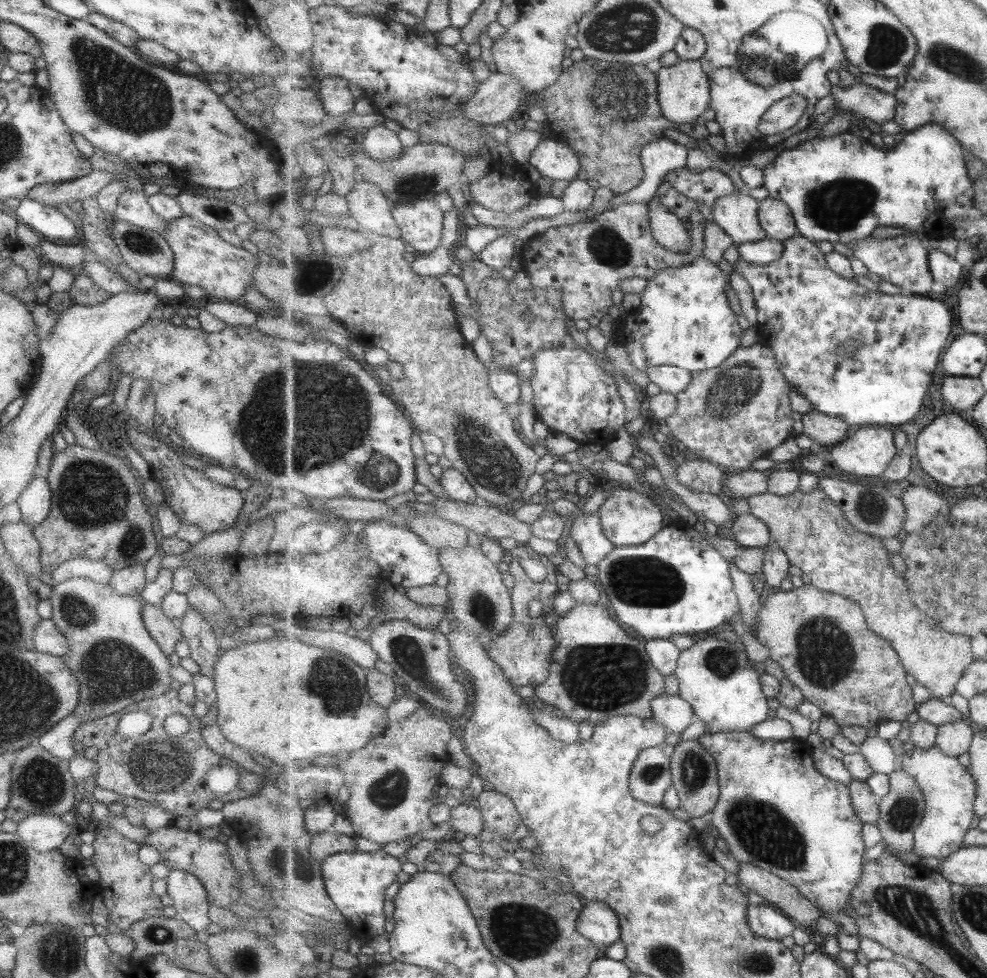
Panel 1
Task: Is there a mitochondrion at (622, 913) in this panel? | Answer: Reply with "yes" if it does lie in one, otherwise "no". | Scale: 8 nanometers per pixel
no

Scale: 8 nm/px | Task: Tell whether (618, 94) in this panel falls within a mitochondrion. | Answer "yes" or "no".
yes

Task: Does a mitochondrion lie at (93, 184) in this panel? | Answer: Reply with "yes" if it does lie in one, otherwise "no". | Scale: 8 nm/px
no

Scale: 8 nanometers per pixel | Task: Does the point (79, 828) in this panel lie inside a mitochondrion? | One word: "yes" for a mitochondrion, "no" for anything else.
no

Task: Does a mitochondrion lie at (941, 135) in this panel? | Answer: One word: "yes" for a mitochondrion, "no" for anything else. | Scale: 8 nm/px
no

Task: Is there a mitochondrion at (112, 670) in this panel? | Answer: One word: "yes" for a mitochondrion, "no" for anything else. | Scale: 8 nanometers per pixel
yes

